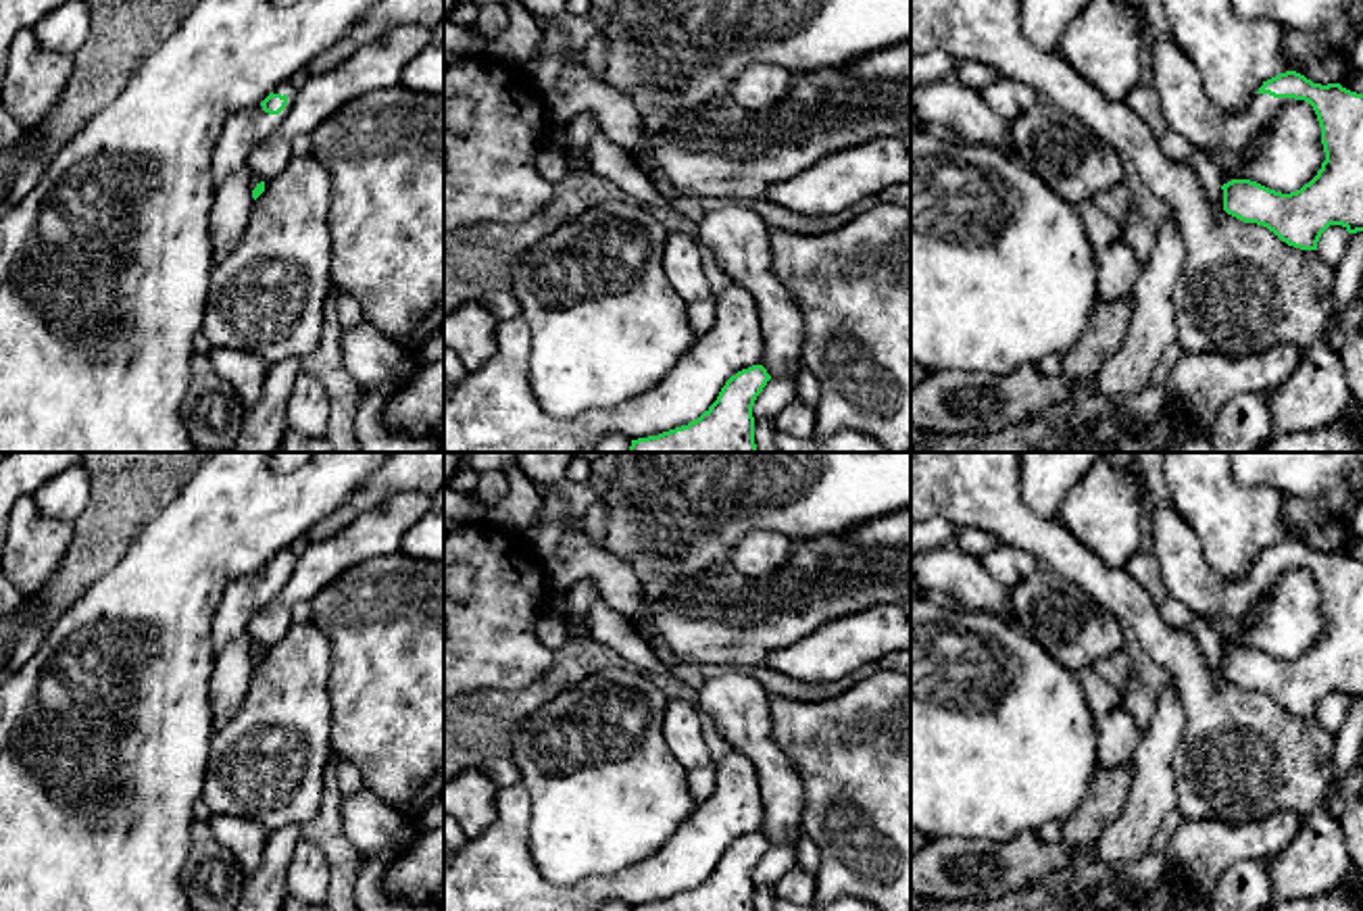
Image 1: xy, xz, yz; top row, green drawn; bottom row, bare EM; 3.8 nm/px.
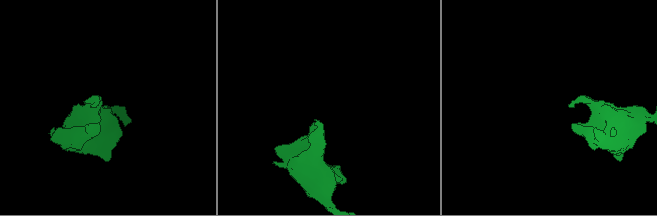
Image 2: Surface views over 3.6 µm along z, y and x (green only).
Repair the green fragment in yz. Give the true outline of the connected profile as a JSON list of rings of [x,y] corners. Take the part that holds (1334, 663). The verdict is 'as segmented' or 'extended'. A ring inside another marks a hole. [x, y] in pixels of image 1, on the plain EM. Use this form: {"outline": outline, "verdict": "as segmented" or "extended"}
{"outline": [[[1173,507],[1153,511],[1153,555],[1161,567],[1167,596],[1184,602],[1205,621],[1242,617],[1263,598],[1280,573],[1294,567],[1309,569],[1317,582],[1325,619],[1317,642],[1290,661],[1269,657],[1250,646],[1232,646],[1221,653],[1223,678],[1244,690],[1267,694],[1282,709],[1300,717],[1317,717],[1317,709],[1330,692],[1342,692],[1348,700],[1363,698],[1363,561],[1350,559],[1340,550],[1313,550],[1296,538],[1286,538],[1263,548],[1244,577],[1230,580],[1207,563],[1196,534]]], "verdict": "extended"}

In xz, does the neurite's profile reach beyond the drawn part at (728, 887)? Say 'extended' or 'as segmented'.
as segmented

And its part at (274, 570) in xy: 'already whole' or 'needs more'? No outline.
needs more

